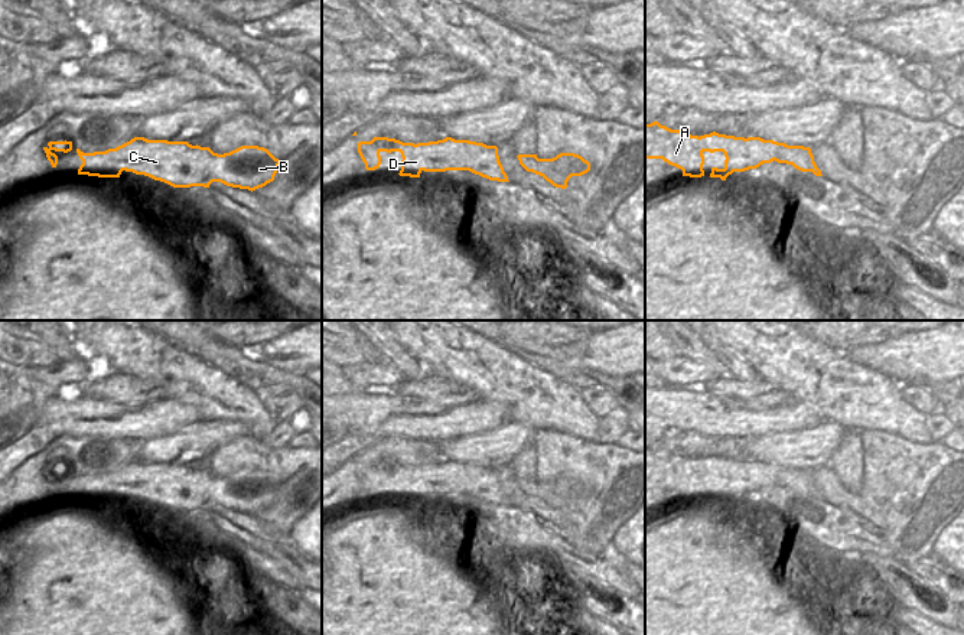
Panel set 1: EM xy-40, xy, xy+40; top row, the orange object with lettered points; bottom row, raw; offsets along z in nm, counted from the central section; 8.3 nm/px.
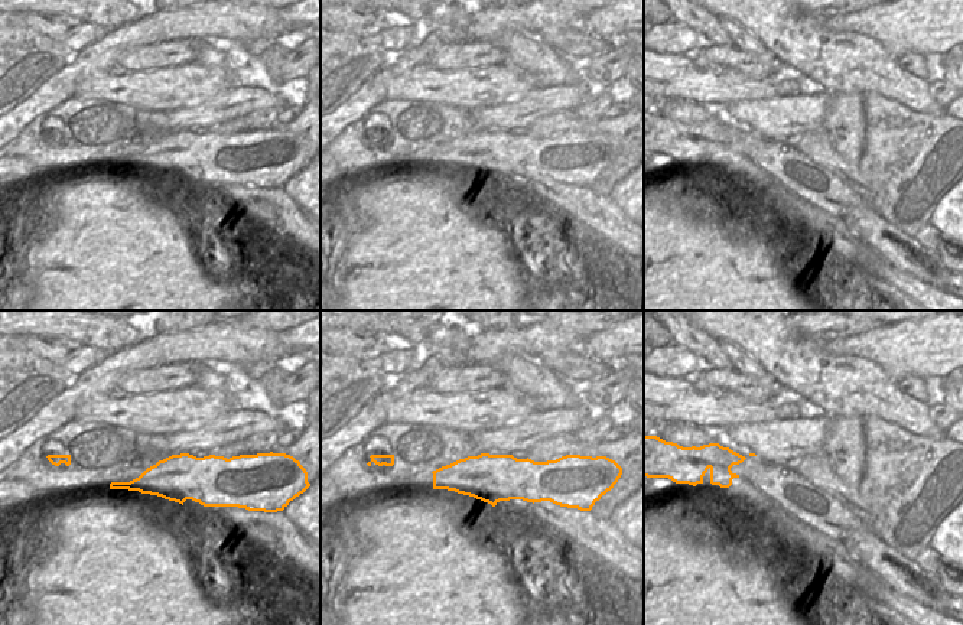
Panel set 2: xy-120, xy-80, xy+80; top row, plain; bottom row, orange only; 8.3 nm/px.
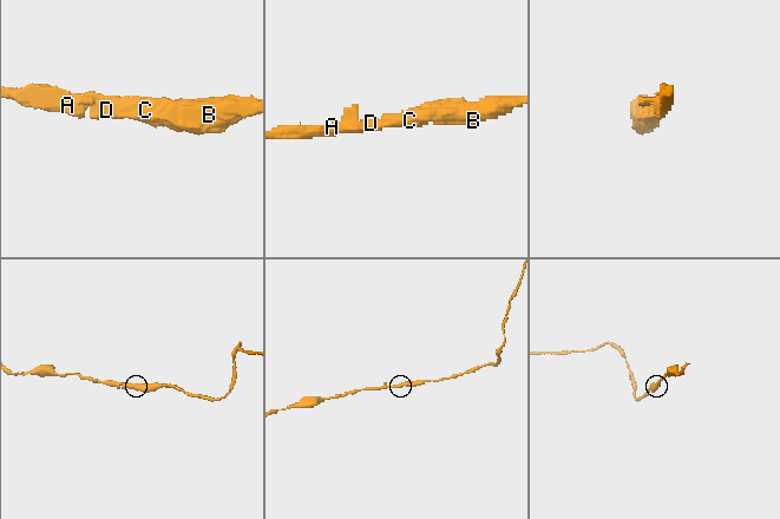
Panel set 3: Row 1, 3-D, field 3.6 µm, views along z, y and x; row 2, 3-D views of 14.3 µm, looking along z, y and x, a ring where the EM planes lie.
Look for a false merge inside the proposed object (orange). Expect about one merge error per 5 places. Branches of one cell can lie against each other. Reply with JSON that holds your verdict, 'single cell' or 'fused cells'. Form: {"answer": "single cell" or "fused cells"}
{"answer": "single cell"}

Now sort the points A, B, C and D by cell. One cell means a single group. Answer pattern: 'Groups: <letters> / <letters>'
Groups: A B C D

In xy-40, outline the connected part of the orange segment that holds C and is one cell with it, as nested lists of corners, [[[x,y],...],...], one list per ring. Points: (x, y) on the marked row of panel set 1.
[[[134,137],[105,152],[84,153],[76,149],[76,153],[82,160],[78,175],[120,178],[121,172],[126,170],[149,176],[173,188],[209,188],[212,182],[221,182],[253,192],[273,182],[280,165],[280,160],[267,149],[258,146],[241,146],[229,153],[218,154],[209,147],[192,146],[188,141],[147,140],[144,137]]]

